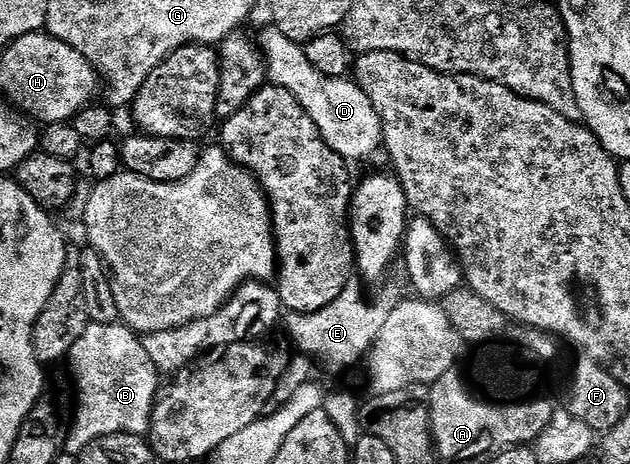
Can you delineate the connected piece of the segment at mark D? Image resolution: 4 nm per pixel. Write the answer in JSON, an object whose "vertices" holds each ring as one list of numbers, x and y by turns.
{"vertices":[[268,27,257,40,267,57,267,75,271,85,279,85,296,96,304,111,318,127,323,141,344,160,363,159,373,154,383,143,383,125,369,99,350,78,333,77,317,71,307,58,307,50,281,30]]}

